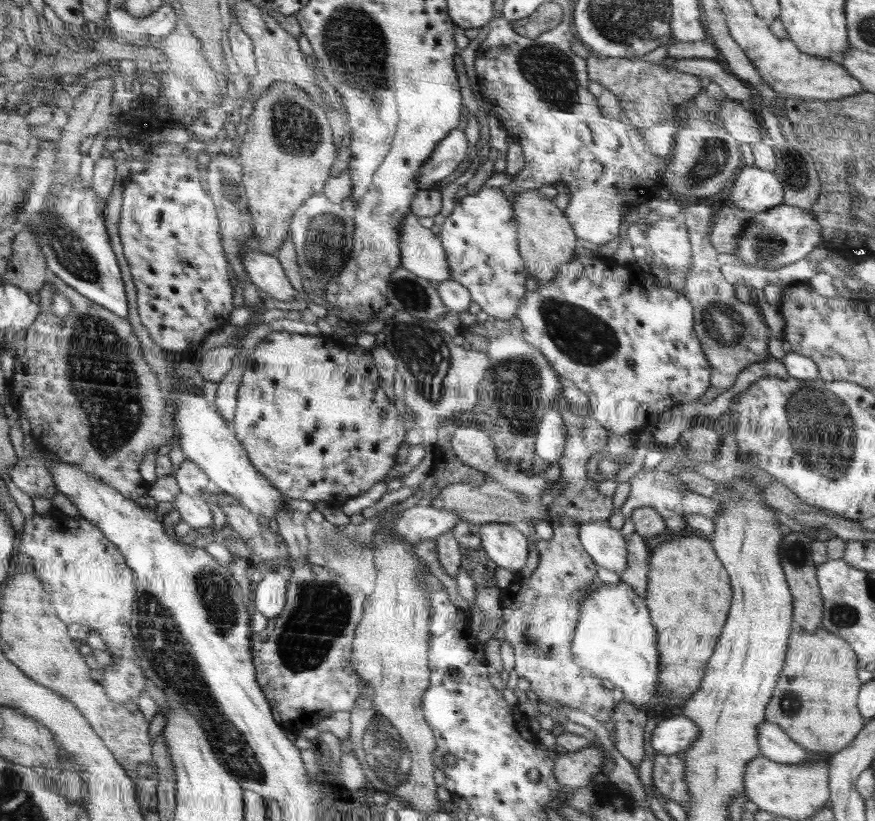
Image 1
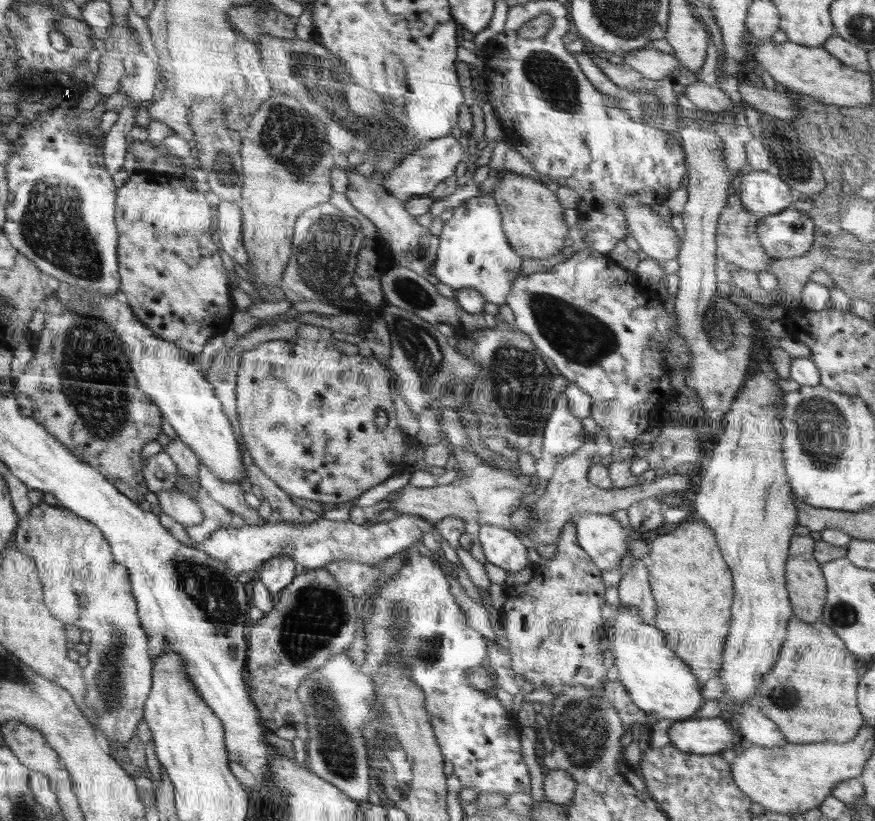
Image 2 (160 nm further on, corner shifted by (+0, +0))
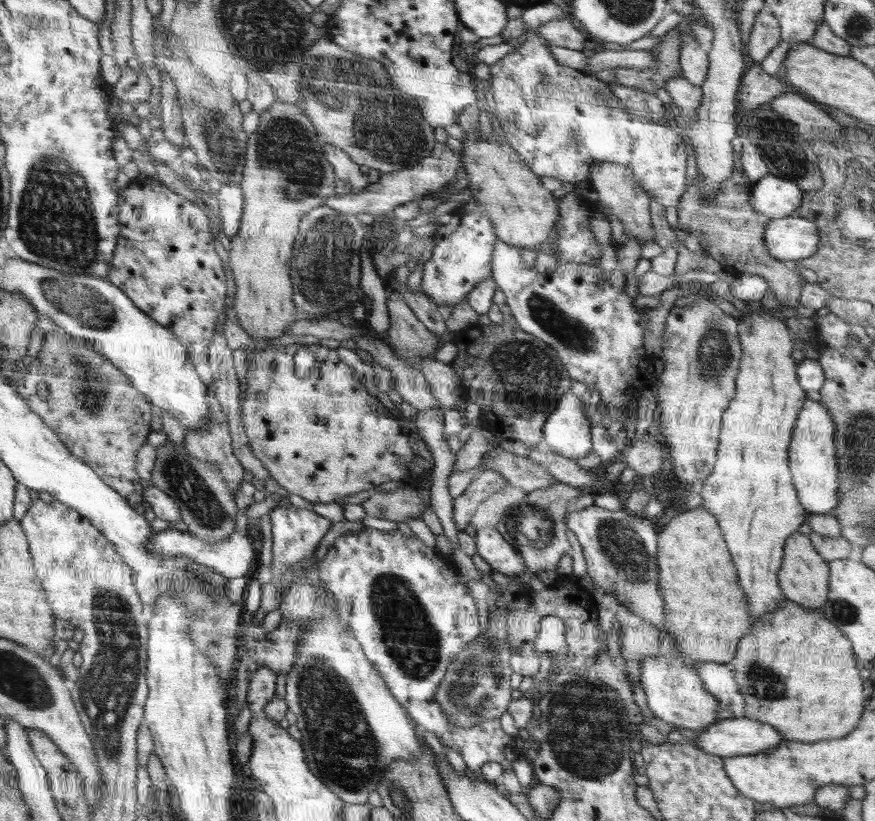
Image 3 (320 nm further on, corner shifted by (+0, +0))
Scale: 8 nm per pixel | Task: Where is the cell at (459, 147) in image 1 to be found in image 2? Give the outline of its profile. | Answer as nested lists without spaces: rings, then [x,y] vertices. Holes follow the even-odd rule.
[[[448,134],[421,144],[416,152],[406,156],[402,160],[402,164],[398,164],[398,168],[394,168],[381,180],[381,185],[388,195],[405,202],[416,196],[431,193],[439,182],[446,180],[446,177],[455,173],[458,164],[463,160],[464,150],[462,146],[456,138]]]

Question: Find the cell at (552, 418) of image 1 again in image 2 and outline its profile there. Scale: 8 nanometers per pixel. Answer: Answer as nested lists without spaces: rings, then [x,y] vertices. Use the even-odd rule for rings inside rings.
[[[560,394],[543,432],[544,450],[550,454],[574,454],[584,444],[583,424],[569,409],[565,394]]]

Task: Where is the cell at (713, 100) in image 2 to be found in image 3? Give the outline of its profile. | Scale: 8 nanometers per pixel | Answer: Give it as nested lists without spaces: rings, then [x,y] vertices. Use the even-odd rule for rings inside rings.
[[[682,77],[666,80],[665,88],[672,99],[672,105],[682,110],[679,117],[681,124],[692,124],[697,119],[697,110],[704,98],[701,86],[692,85]]]

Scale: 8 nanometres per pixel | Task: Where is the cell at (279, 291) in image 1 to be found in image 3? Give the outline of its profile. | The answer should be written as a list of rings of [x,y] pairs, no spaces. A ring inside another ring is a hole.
[[[237,182],[223,184],[215,197],[218,200],[224,234],[231,240],[238,232],[243,215],[244,195],[241,184]]]

